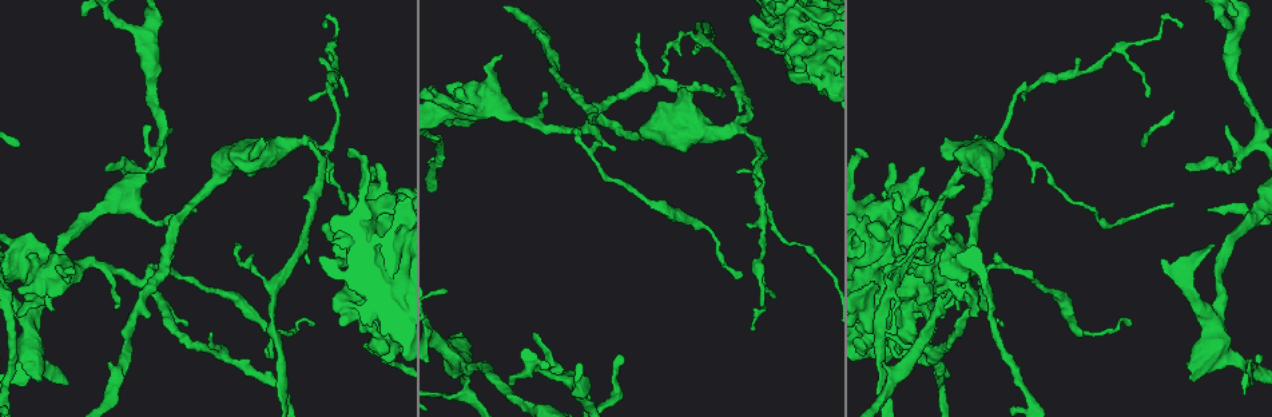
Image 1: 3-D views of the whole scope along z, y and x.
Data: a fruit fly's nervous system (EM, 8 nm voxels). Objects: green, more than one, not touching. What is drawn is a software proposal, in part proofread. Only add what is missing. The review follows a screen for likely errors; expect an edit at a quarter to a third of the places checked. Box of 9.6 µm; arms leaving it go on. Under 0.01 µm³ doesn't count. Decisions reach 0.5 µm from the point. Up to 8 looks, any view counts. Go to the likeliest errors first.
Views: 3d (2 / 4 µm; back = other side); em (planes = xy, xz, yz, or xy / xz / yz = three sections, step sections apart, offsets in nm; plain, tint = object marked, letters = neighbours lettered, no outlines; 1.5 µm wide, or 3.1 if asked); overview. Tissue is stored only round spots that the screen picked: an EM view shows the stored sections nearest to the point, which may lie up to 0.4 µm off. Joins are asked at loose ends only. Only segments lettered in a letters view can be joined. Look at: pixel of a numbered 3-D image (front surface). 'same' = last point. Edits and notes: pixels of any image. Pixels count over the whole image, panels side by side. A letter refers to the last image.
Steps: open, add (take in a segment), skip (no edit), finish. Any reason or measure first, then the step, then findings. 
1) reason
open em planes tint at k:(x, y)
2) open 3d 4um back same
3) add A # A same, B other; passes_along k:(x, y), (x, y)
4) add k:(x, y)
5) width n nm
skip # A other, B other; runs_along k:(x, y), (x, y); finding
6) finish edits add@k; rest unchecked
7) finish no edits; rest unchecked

branch stops here
open 3d 4um at 1:(1189, 377)

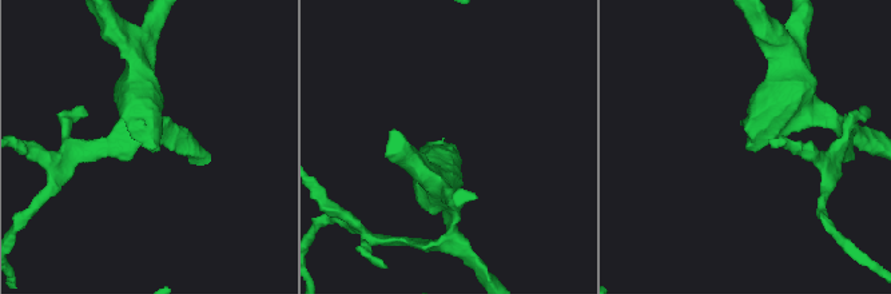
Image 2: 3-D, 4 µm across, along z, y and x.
open em xz step 4 letters at 2:(454, 144)

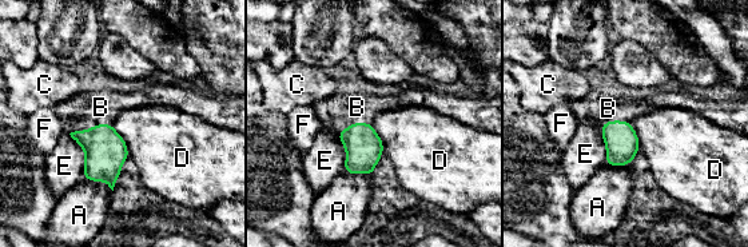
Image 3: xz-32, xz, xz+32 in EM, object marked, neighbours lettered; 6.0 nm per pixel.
longest_contact E 280 nm
add B # A other, B same, C other, D other, E other, F other; it goes on there

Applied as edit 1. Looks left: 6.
open overview

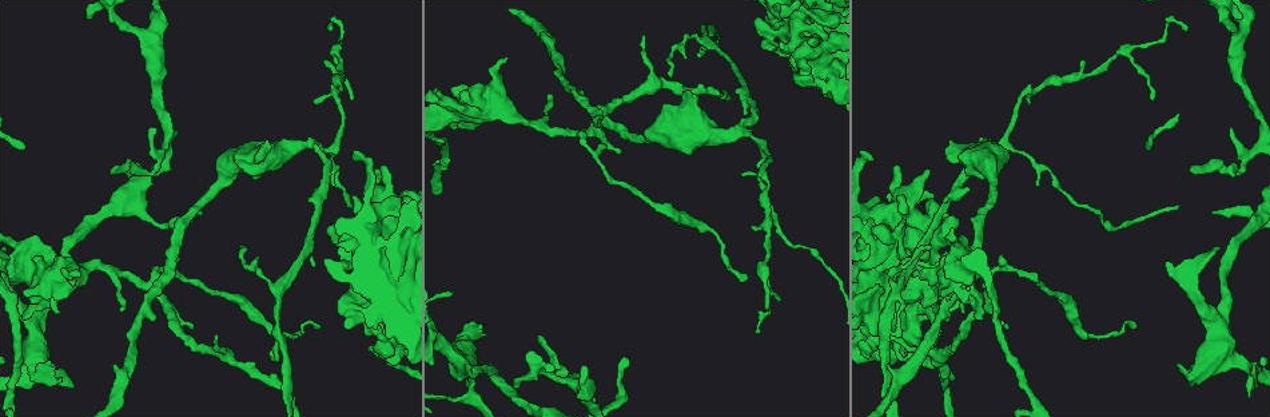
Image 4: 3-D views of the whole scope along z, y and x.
thin end
open em planes letters at 4:(330, 29)

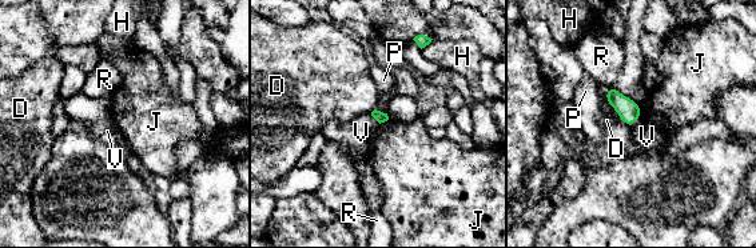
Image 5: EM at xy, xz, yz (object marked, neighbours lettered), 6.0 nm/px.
skip # D other, H other, J other, P other, R other, V other; border 5:(370, 114), (380, 124); no lettered segment goes on from it

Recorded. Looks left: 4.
thin end
open 3d 2um at 4:(112, 171)

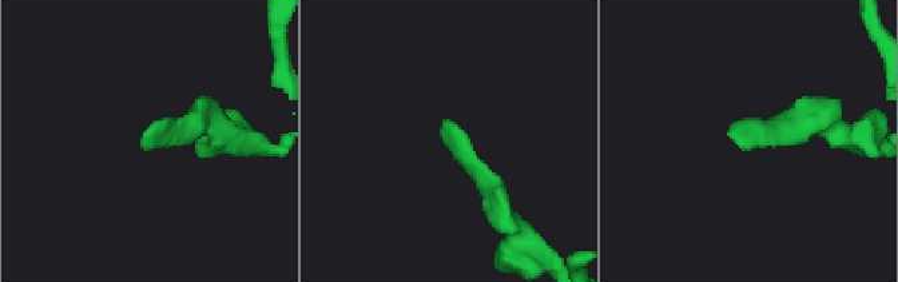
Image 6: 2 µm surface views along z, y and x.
need the tissue
open em planes tint at 6:(731, 136)

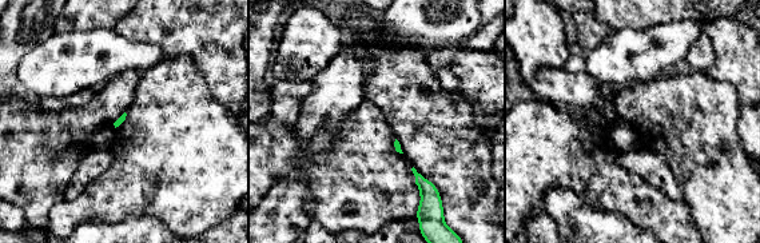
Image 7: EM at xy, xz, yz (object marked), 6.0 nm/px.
what lies round it
open em planes letters same

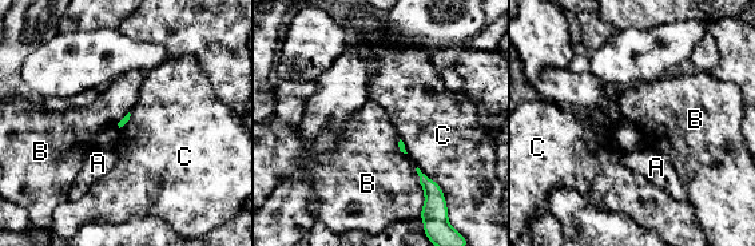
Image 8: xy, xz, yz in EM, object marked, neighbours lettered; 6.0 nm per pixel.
skip # A other, B other, C other; border 8:(417, 166), (444, 191); no lettered segment goes on from it

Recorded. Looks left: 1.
finish edits add@3; rest unchecked

